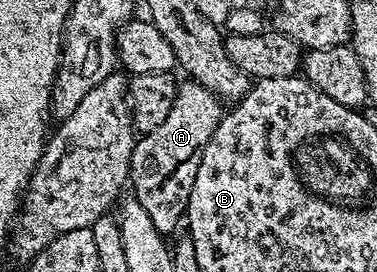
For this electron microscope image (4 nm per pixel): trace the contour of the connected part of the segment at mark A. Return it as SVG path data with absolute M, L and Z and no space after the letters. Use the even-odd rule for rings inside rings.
M183 80L179 82L179 92L169 116L136 141L131 157L129 186L135 189L132 190L134 198L141 208L145 208L145 212L149 212L149 220L153 220L160 234L171 236L184 221L189 196L193 192L193 180L197 180L197 168L201 168L205 144L213 136L224 113L225 106L219 95L200 82Z

